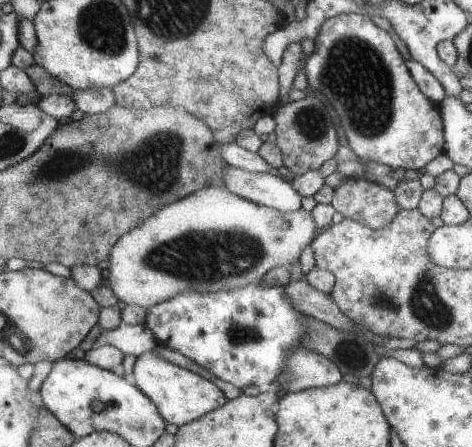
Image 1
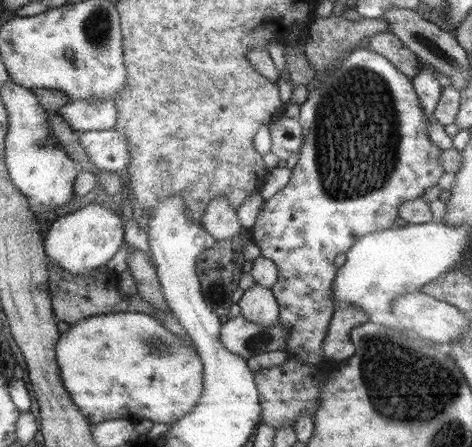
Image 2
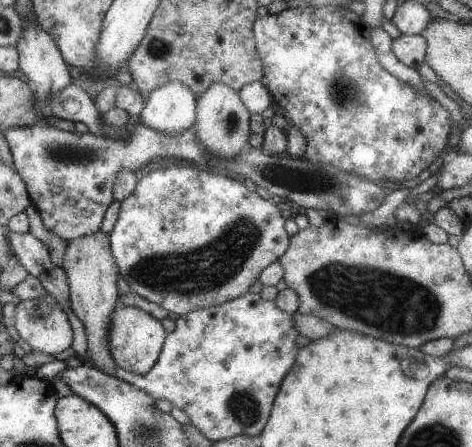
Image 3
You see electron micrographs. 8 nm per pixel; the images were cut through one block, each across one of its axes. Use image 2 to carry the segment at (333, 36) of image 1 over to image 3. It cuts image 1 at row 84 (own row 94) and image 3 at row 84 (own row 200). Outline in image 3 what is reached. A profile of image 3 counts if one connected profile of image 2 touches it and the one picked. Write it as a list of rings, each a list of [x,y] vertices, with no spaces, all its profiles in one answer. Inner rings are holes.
[[[299,6],[279,14],[265,14],[255,20],[253,36],[271,102],[285,110],[291,124],[297,126],[307,140],[303,160],[333,164],[371,182],[395,186],[427,170],[445,148],[447,136],[451,128],[455,128],[449,112],[427,92],[397,80],[391,72],[381,68],[369,28],[361,26],[357,14],[347,8]]]

